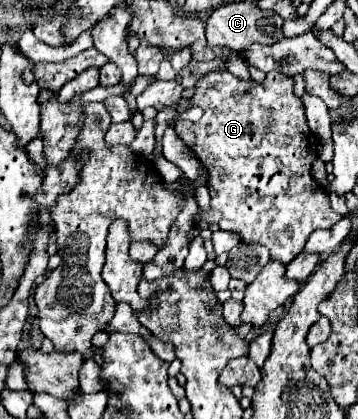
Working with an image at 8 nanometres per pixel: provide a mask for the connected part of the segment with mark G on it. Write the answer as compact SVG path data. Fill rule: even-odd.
M216 71L196 83L196 93L190 101L204 109L202 119L196 123L178 121L174 129L208 171L206 187L210 191L210 205L206 211L194 215L194 223L214 223L222 231L238 233L242 241L264 245L274 261L288 265L304 249L312 231L328 229L340 219L340 215L332 211L324 187L310 175L310 167L316 161L318 139L306 123L302 101L294 95L294 79L270 71L262 83L256 83L238 79L230 71Z

